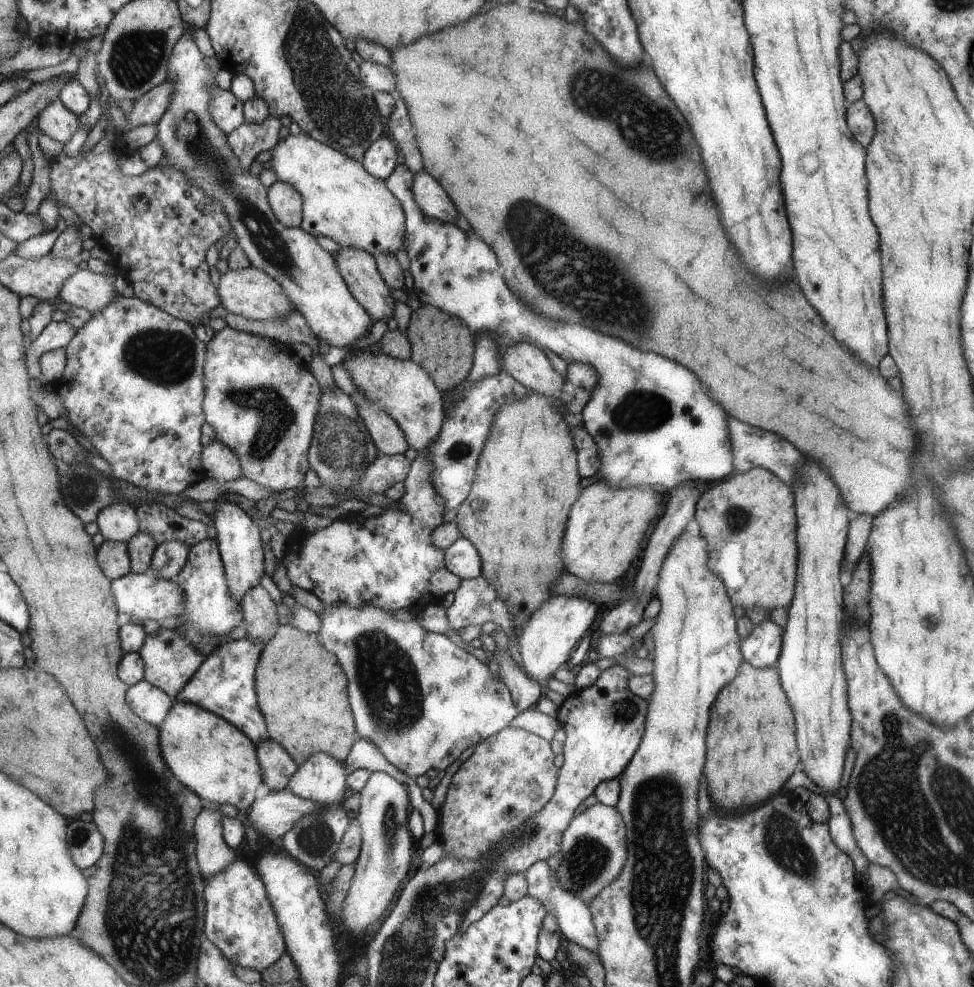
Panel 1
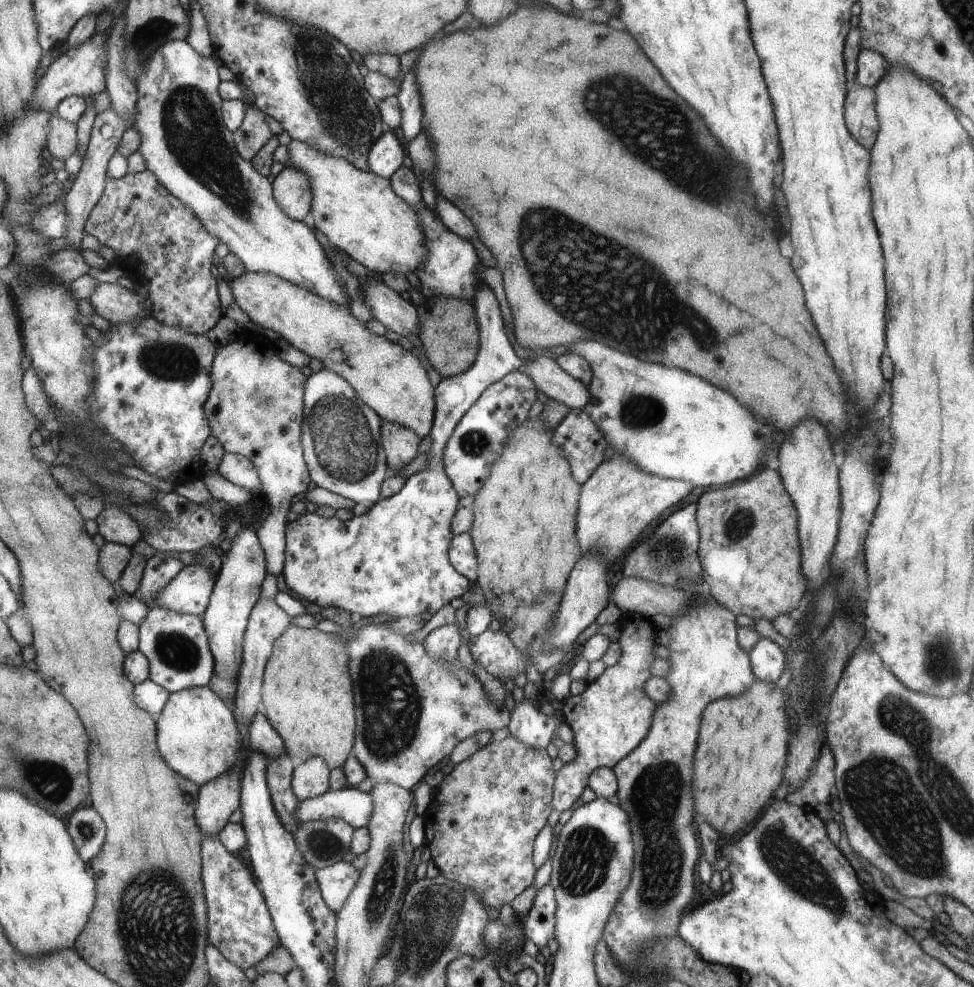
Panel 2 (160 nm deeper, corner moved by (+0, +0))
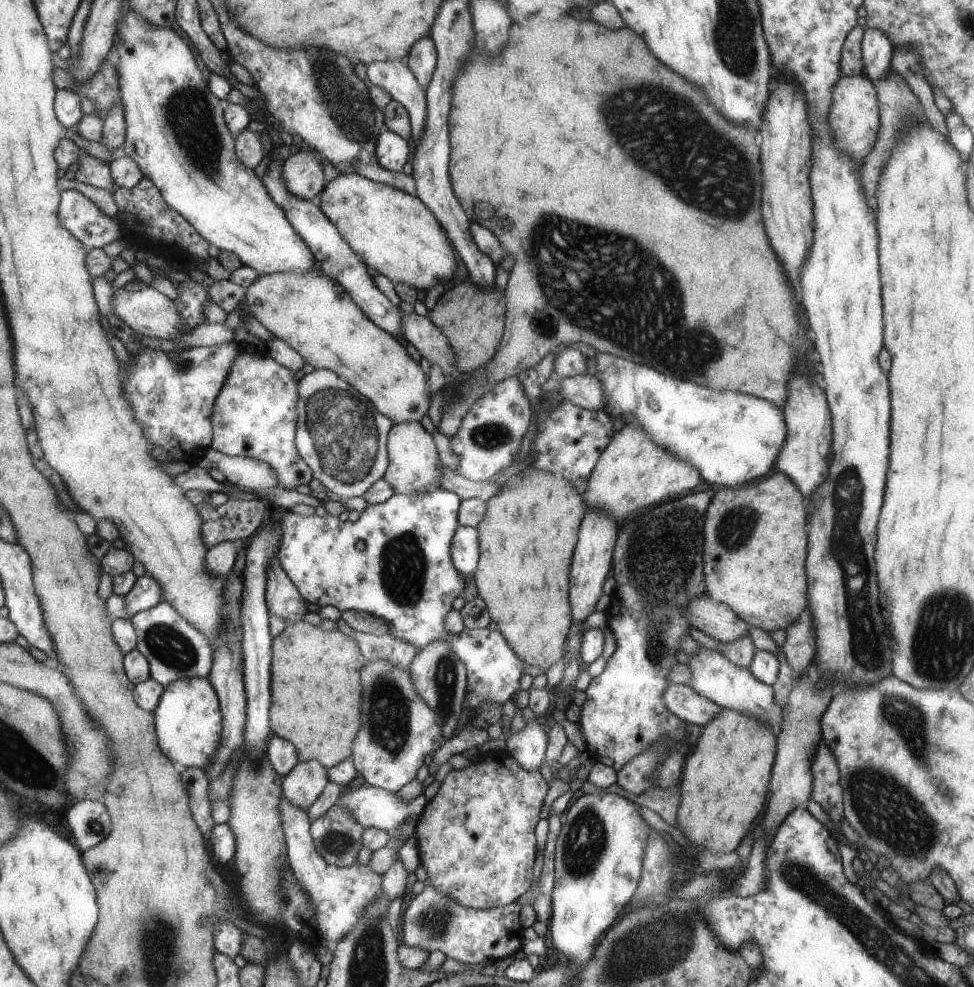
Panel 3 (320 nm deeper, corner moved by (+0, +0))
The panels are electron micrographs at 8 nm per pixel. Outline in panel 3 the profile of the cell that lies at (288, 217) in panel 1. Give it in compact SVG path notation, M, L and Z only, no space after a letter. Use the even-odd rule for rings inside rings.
M300 150L285 160L283 177L294 196L315 202L327 186L324 170L318 152Z

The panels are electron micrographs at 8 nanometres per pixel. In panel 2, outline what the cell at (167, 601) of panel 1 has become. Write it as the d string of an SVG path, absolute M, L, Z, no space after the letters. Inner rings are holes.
M192 563L184 565L184 568L162 589L162 592L155 596L155 600L148 605L143 599L140 599L148 608L156 605L166 607L168 610L179 613L188 613L201 617L207 609L211 600L211 594L214 592L217 574L208 566L202 563Z

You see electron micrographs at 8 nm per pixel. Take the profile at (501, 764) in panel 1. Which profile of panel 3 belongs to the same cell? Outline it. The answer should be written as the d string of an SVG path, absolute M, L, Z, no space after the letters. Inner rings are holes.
M506 751L480 753L477 764L470 763L470 766L464 770L452 769L440 783L437 793L427 802L414 829L414 836L418 841L421 864L427 872L427 878L430 880L429 885L439 890L441 893L452 897L463 907L471 909L491 909L514 903L514 900L518 899L518 896L522 896L522 894L530 888L530 884L532 884L532 874L534 874L534 872L526 872L526 870L532 868L532 862L534 862L534 858L536 858L534 854L536 854L536 850L539 849L536 848L537 838L534 838L534 826L538 824L538 820L541 820L540 806L542 806L542 800L546 798L546 792L548 792L548 784L546 784L544 778L540 776L539 770L532 772L524 770L524 767L521 767L519 763L516 762L516 759L512 758L512 755L509 755Z

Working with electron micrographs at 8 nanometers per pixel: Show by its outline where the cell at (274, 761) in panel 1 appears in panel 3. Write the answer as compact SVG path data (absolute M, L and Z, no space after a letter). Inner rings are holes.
M284 796L281 799L280 812L285 830L287 864L293 872L293 878L301 884L314 908L313 915L321 939L328 944L340 942L360 922L365 911L381 898L382 877L370 865L337 867L328 864L316 850L307 812L294 806Z

